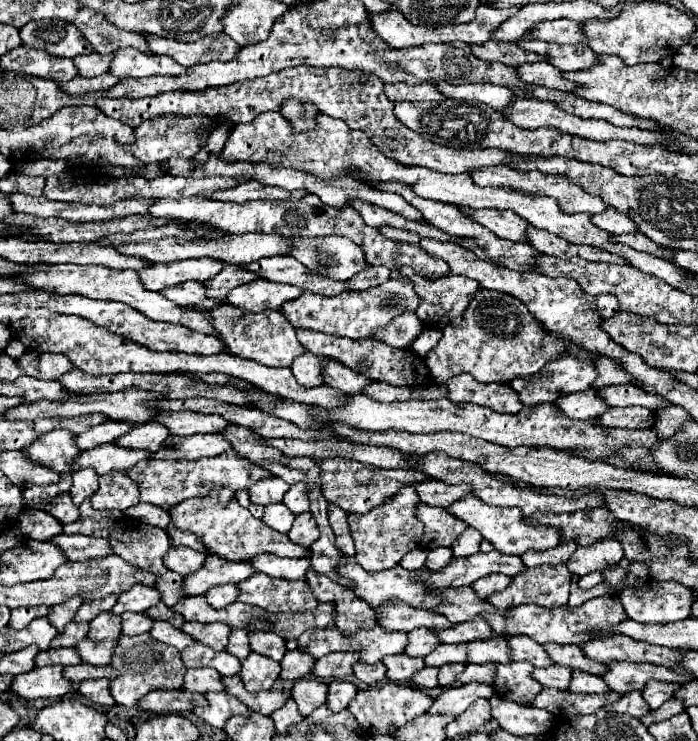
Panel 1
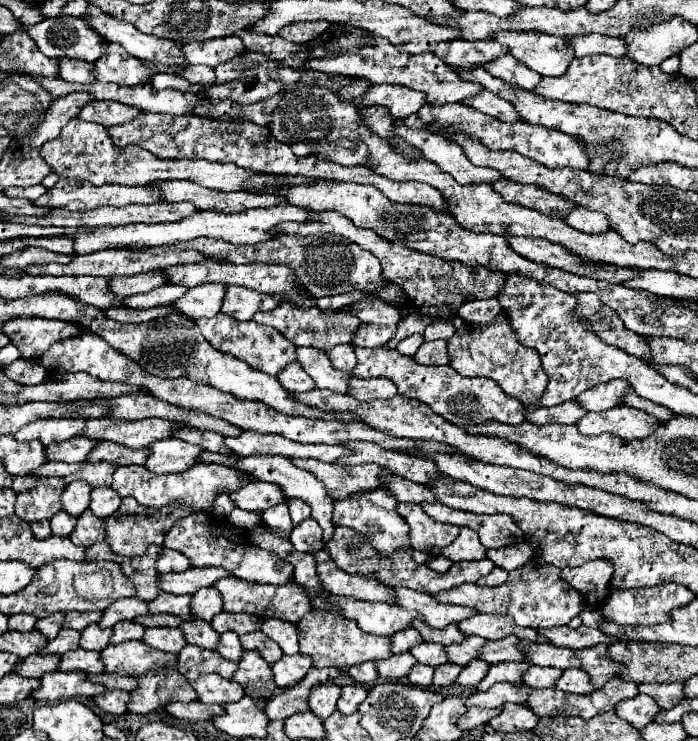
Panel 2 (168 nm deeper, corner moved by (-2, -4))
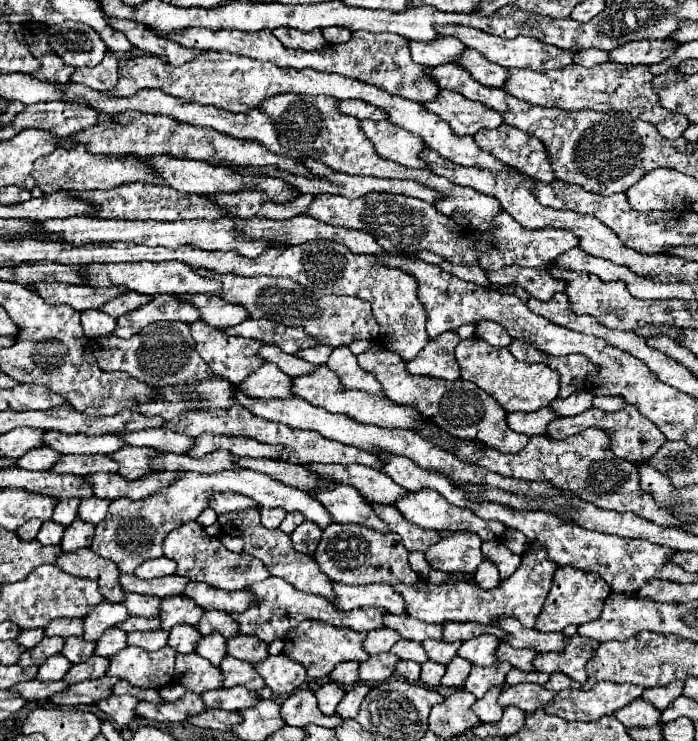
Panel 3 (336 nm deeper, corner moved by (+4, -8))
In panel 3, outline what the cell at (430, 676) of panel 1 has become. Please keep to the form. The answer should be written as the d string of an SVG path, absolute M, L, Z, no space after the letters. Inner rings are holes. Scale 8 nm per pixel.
M398 661L396 673L410 683L420 683L420 665L414 661Z

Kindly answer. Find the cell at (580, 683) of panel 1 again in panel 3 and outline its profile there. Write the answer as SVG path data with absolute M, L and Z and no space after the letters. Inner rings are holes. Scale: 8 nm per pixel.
M552 673L550 675L550 681L544 685L546 689L550 691L562 691L562 689L582 689L582 685L574 679L570 679L568 675L562 675L562 673Z

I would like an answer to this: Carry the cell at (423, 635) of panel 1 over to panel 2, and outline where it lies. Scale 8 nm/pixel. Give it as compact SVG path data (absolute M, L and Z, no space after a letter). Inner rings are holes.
M406 627L404 631L396 631L396 635L392 635L390 639L392 639L392 653L406 653L412 645L418 645L422 641L420 633L412 627Z

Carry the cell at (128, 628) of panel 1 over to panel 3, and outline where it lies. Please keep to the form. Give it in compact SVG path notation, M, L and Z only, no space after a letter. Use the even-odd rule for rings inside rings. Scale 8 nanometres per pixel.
M112 627L112 629L106 629L104 635L96 641L96 653L100 657L110 657L110 655L116 655L118 651L122 651L128 641L126 641L128 633L124 633L122 629L118 627Z

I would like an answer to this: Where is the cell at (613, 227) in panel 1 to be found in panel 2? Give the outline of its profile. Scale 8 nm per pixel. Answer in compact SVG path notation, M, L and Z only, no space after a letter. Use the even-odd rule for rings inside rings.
M576 207L568 217L564 217L564 221L582 233L604 233L610 229L610 223L604 215L584 209L584 207Z

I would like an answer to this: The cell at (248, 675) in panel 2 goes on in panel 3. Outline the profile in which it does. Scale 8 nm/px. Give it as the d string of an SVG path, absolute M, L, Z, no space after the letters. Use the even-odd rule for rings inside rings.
M226 655L224 661L220 663L220 669L224 673L224 687L242 685L242 687L250 689L252 693L262 695L266 685L264 685L264 679L254 669L254 665L246 663L246 661L238 661L238 659Z

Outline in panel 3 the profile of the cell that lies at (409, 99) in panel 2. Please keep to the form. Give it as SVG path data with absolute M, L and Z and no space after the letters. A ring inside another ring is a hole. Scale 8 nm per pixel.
M354 99L340 101L340 111L344 115L352 115L356 119L372 119L372 121L384 121L384 119L388 119L386 111L380 111L378 107L366 103L366 101L358 101L358 99L356 101Z

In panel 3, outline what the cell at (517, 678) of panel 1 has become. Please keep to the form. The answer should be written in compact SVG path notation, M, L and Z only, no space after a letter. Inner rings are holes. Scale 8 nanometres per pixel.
M494 663L494 667L472 667L464 689L476 699L482 699L490 689L506 687L506 675L512 669L510 663Z

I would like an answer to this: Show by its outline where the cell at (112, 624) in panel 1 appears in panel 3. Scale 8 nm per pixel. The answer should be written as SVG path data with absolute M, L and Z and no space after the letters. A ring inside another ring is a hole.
M68 637L66 645L62 649L62 655L70 661L70 663L82 663L86 661L90 655L94 655L96 643L86 641L84 637Z

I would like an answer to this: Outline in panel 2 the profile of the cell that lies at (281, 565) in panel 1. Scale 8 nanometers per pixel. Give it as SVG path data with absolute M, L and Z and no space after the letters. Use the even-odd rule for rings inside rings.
M202 511L180 519L176 523L176 527L172 527L168 531L164 547L184 553L190 559L192 567L224 567L232 577L238 577L238 579L250 581L250 583L284 585L294 575L294 567L290 563L286 563L284 559L280 559L278 555L264 551L260 547L254 547L254 545L230 543L224 535L214 531L214 525L208 523L208 515L204 515Z

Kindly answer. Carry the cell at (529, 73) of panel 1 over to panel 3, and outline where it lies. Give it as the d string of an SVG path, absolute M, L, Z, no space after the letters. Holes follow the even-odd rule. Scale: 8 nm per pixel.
M466 49L468 53L458 59L458 65L462 65L464 69L468 69L474 79L478 79L478 83L488 85L488 87L504 87L508 81L508 69L490 63L484 55L480 55L474 49Z

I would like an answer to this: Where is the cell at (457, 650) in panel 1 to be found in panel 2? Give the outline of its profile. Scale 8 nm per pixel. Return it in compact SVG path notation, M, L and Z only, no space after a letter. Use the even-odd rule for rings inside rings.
M420 643L420 645L412 647L410 653L416 657L416 661L420 661L424 665L430 665L430 667L438 667L438 665L448 661L448 657L444 653L444 647L434 645L434 643Z

